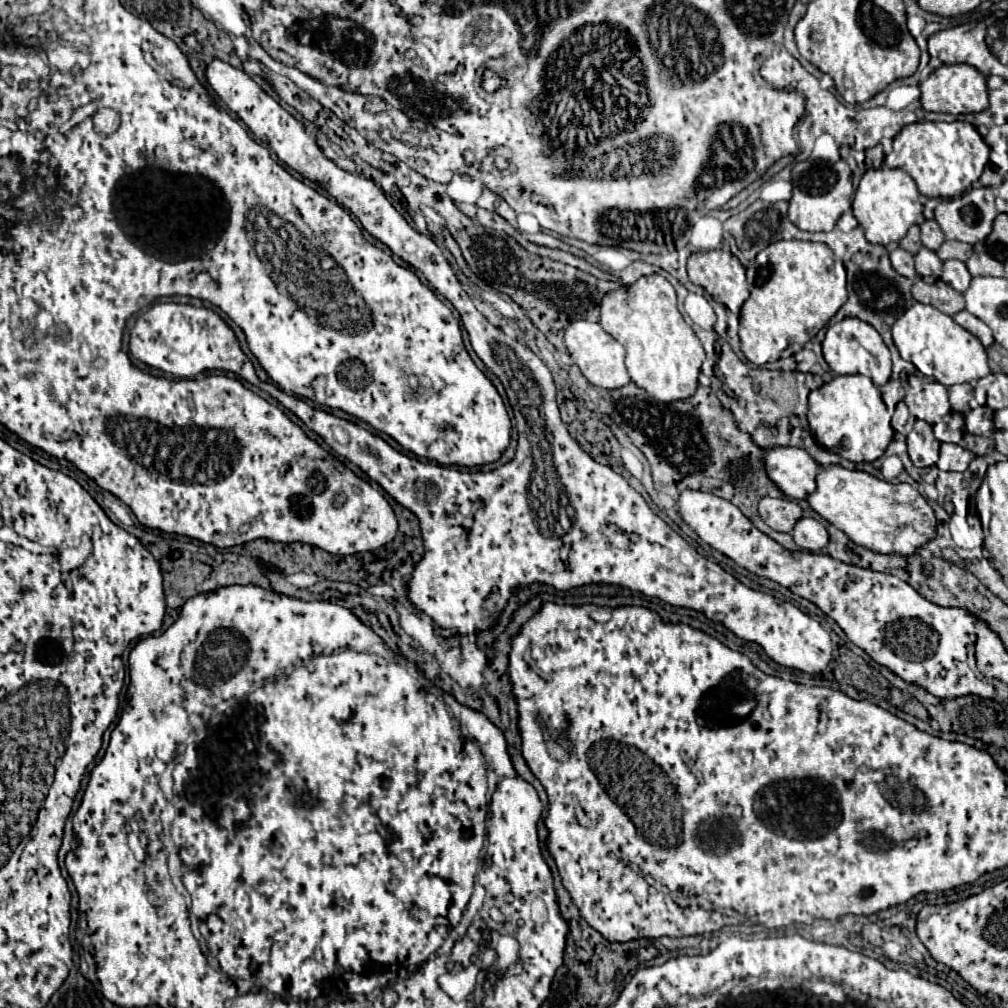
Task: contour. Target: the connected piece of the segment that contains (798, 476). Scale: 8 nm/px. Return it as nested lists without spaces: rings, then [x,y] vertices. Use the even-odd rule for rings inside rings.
[[[772,448],[764,456],[764,464],[772,482],[790,498],[802,500],[816,490],[820,464],[800,448]]]

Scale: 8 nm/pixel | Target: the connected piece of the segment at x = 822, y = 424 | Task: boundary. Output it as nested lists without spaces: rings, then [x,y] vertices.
[[[862,374],[834,376],[808,396],[808,424],[816,442],[850,462],[874,462],[890,444],[894,430],[880,390]]]

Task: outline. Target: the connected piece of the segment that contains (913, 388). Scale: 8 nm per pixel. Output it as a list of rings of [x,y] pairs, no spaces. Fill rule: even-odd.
[[[910,376],[904,403],[916,420],[924,420],[928,424],[940,422],[950,412],[946,386],[932,378]]]

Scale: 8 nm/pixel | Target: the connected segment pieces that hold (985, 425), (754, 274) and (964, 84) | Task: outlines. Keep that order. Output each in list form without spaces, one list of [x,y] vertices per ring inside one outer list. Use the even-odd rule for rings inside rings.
[[[978,406],[970,410],[964,420],[966,420],[966,430],[974,436],[992,436],[994,434],[994,422],[992,422],[994,410],[988,406]]]
[[[780,240],[758,252],[758,256],[748,266],[748,286],[750,298],[744,302],[740,312],[738,336],[742,354],[756,366],[800,352],[848,298],[846,286],[840,286],[838,278],[834,276],[834,252],[826,244],[804,240]]]
[[[942,64],[938,70],[934,70],[926,82],[920,84],[920,102],[924,110],[928,112],[948,112],[948,114],[978,114],[988,108],[988,88],[986,78],[970,64]]]

